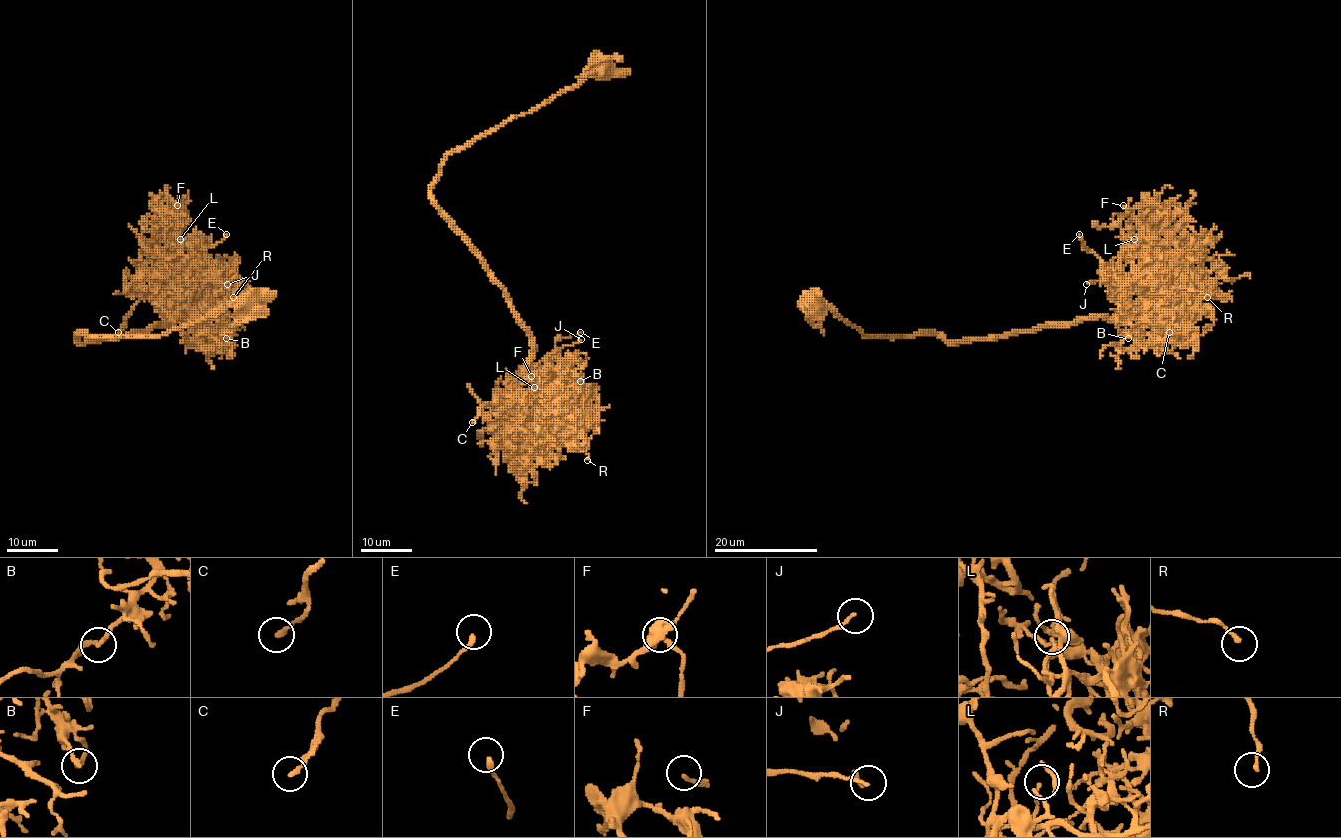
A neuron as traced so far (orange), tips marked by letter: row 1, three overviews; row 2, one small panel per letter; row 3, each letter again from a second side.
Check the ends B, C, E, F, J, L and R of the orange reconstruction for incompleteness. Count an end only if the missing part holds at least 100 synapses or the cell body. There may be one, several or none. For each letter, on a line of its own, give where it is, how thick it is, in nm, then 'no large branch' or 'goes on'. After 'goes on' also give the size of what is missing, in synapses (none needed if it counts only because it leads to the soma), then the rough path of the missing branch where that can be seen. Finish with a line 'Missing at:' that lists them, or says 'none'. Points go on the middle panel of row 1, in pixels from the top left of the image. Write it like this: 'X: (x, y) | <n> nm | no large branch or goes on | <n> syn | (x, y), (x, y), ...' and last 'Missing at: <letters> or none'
B: (580, 381) | 130 nm | no large branch
C: (472, 422) | 180 nm | no large branch
E: (580, 332) | 200 nm | no large branch
F: (531, 376) | 130 nm | no large branch
J: (581, 339) | 120 nm | no large branch
L: (534, 387) | 170 nm | no large branch
R: (587, 460) | 160 nm | no large branch
Missing at: none

